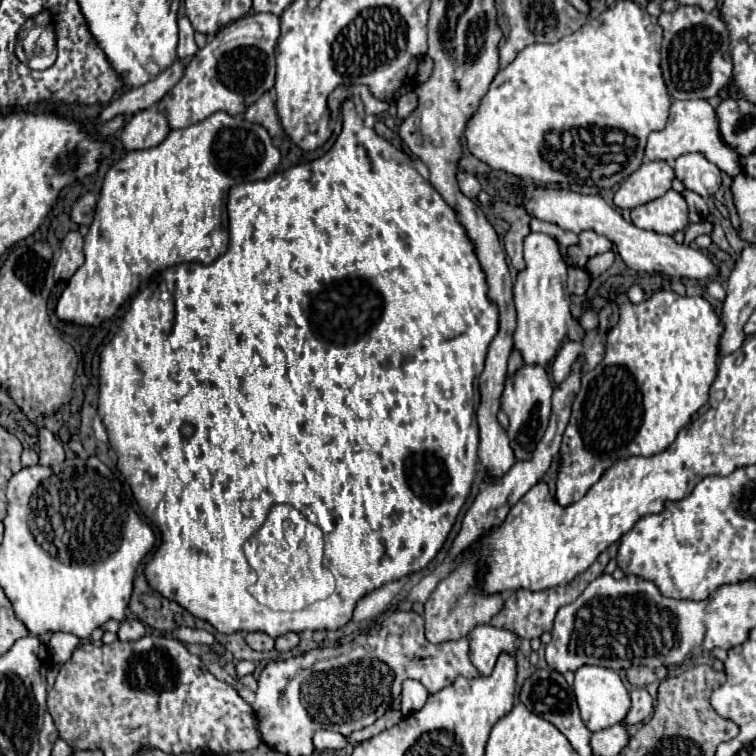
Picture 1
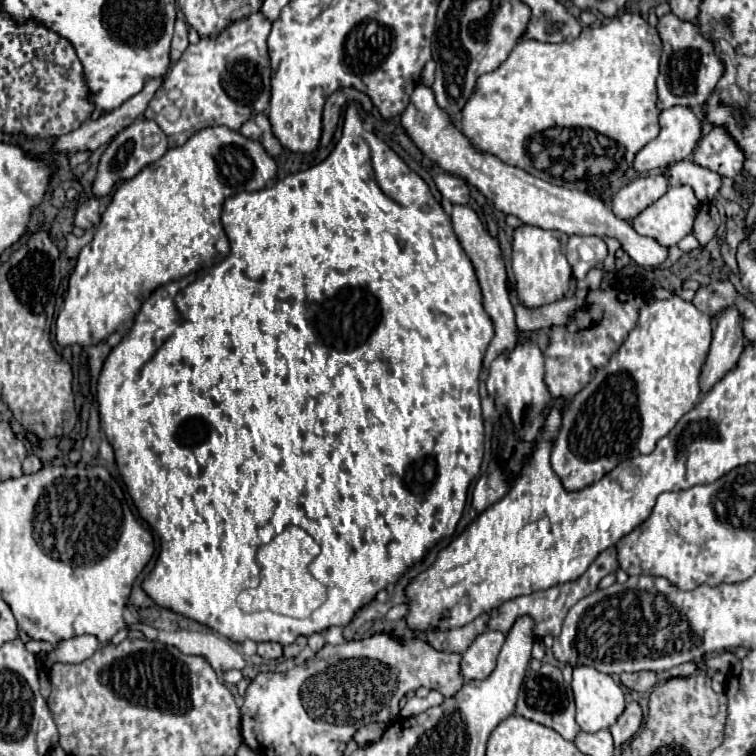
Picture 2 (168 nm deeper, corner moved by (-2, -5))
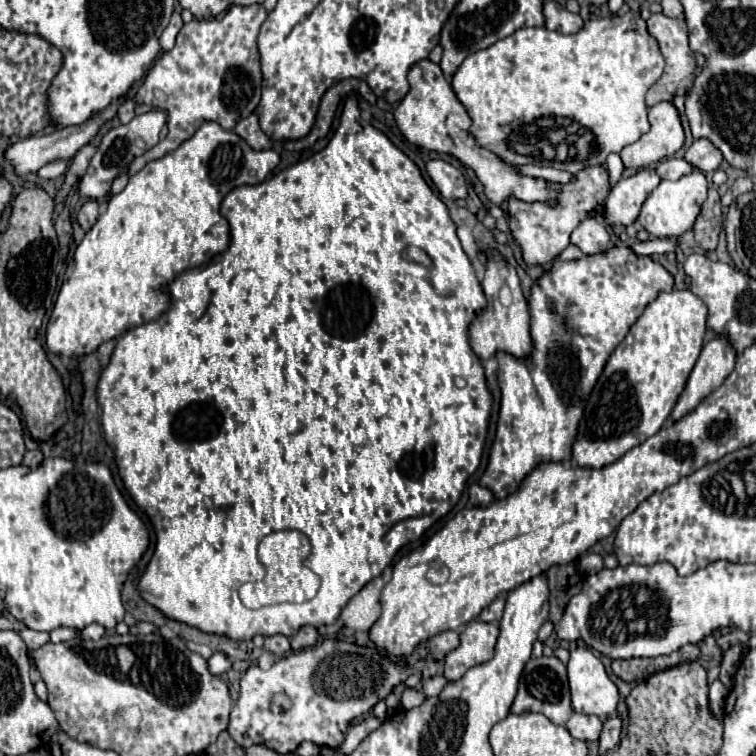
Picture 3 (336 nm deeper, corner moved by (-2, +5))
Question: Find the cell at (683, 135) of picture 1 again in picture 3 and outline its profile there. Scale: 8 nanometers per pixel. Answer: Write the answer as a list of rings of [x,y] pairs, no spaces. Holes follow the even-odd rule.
[[[659,102],[649,108],[651,130],[621,152],[625,168],[647,168],[663,158],[671,158],[685,144],[679,110],[673,102]]]

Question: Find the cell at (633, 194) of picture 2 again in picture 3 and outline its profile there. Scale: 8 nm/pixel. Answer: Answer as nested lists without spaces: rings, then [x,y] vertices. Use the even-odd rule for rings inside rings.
[[[645,168],[633,176],[621,178],[607,196],[603,220],[613,226],[615,224],[621,224],[621,226],[633,224],[639,216],[639,210],[641,210],[647,194],[651,190],[655,190],[659,182],[661,182],[661,178],[653,168]]]

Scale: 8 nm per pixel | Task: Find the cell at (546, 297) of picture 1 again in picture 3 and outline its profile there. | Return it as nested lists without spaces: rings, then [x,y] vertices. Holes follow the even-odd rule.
[[[603,166],[585,168],[575,174],[575,182],[559,184],[563,188],[563,204],[559,208],[547,208],[545,204],[523,204],[521,200],[509,200],[509,228],[515,242],[521,248],[521,258],[527,266],[551,264],[569,246],[571,232],[589,216],[601,216],[601,204],[609,194],[609,176]]]

